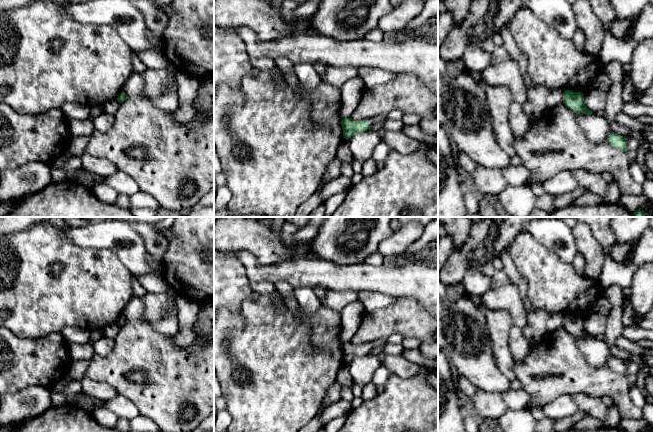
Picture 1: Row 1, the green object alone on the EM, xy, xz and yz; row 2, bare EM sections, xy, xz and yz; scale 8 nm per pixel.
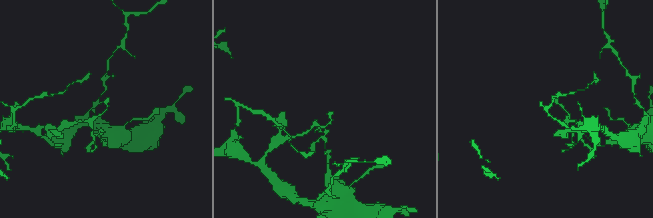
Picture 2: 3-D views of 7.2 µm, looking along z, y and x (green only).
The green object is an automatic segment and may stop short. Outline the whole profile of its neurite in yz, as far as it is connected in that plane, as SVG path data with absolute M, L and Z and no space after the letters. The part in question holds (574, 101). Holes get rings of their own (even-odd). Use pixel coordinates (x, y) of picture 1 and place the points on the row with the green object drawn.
M565 90L563 93L563 103L574 113L592 114L585 103L584 94L581 92L573 92L571 90Z

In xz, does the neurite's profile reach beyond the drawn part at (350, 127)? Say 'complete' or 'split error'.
complete

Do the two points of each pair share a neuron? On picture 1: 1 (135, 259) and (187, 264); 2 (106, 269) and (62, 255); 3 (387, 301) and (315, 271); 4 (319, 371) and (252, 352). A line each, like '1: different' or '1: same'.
1: different
2: same
3: different
4: same

